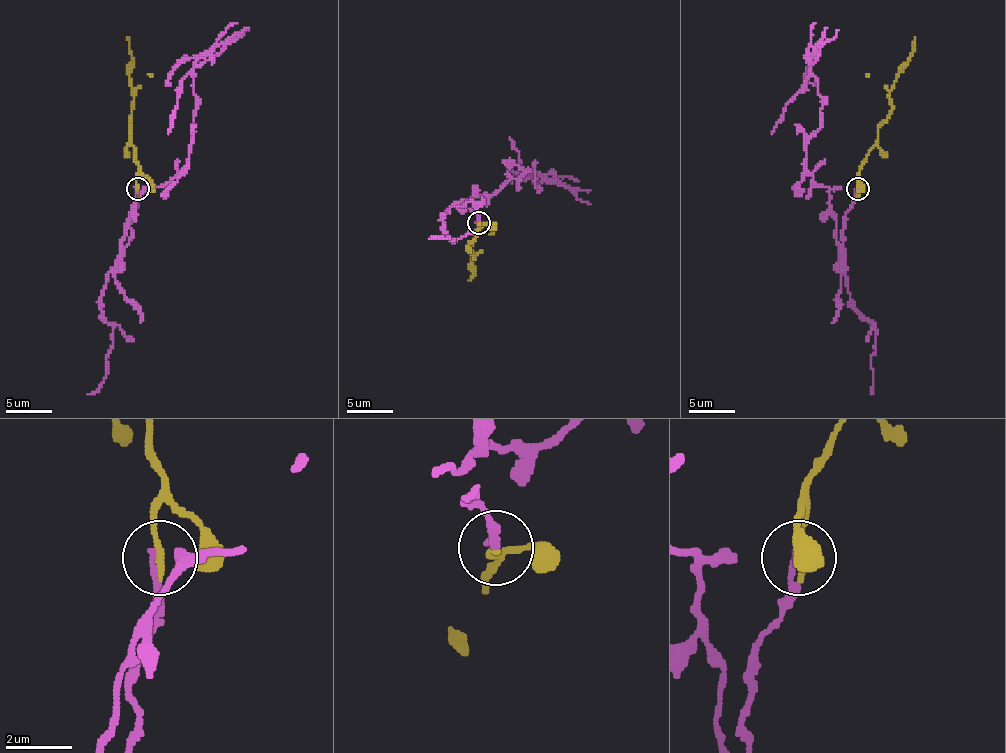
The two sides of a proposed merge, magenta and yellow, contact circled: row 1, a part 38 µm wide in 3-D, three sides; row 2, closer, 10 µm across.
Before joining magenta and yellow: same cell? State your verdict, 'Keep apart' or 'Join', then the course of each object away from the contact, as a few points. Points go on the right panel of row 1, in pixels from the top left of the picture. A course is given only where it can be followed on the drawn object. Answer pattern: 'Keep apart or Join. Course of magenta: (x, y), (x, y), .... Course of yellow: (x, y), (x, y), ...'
Keep apart. Course of magenta: (857, 189), (843, 247), (829, 189), (806, 168), (806, 141), (820, 127), (822, 108), (808, 74), (772, 134). Course of yellow: (857, 189), (859, 166), (891, 108), (889, 90), (910, 55), (914, 37)

